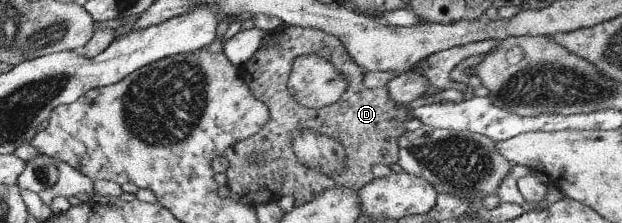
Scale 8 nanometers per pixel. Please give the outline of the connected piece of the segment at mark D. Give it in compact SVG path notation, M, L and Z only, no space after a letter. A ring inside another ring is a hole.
M285 26L284 33L282 33L282 37L280 37L280 45L276 45L276 47L272 47L270 43L266 43L264 47L260 46L258 51L254 54L254 56L247 62L244 63L244 69L248 69L246 71L246 75L242 75L244 77L244 83L248 85L248 89L250 89L250 93L258 99L258 101L262 101L266 107L268 107L268 113L270 113L271 120L269 123L266 123L258 133L255 135L252 135L250 138L238 141L237 143L234 143L233 145L230 145L230 148L226 149L224 151L224 157L226 158L226 161L228 161L228 169L226 169L226 177L228 177L227 185L230 187L230 195L229 199L234 199L234 201L238 201L238 203L244 203L244 205L254 205L258 206L260 203L269 203L271 201L278 201L282 197L286 197L286 195L290 195L290 197L295 198L295 206L298 207L300 205L305 205L306 203L309 203L310 201L313 201L324 189L330 189L330 187L352 187L352 189L357 189L358 191L364 187L364 185L367 185L370 181L373 181L373 173L371 172L372 167L374 167L377 164L383 164L385 166L389 166L392 164L396 164L398 162L398 139L404 135L404 133L407 133L406 129L404 129L404 123L406 121L412 121L412 115L410 115L410 111L406 110L406 107L400 107L398 103L394 103L392 99L390 99L390 95L388 95L388 91L386 91L386 87L380 87L380 88L374 88L374 89L367 89L362 85L362 79L364 79L364 75L366 75L366 71L362 69L358 69L356 63L352 61L350 54L348 54L348 51L344 47L343 43L336 37L330 34L326 34L321 30L316 30L313 28L304 28L299 26ZM304 55L318 55L318 57L322 57L322 59L327 59L327 61L330 61L334 67L336 67L336 71L338 73L342 73L342 77L346 79L346 83L348 83L348 87L346 87L346 93L342 93L342 97L336 101L336 103L332 103L332 105L326 105L326 107L322 107L320 109L313 109L313 108L307 108L304 107L290 94L290 91L288 91L288 79L290 79L290 73L292 68L292 61L294 61L295 58L302 57ZM298 129L314 129L316 133L320 133L320 135L328 135L328 137L334 137L334 139L338 139L340 143L342 143L342 147L344 147L344 153L348 153L348 159L350 157L354 157L354 159L358 159L356 163L356 169L358 171L350 171L350 161L348 161L348 167L347 167L347 155L346 155L346 170L342 171L340 175L334 175L334 177L328 177L328 175L324 175L324 173L317 173L316 169L310 169L310 167L306 168L298 159L296 158L296 155L294 154L294 149L291 147L291 139L292 139L292 133L294 131L298 131ZM252 153L258 153L260 155L260 161L249 161L249 155L252 155Z

